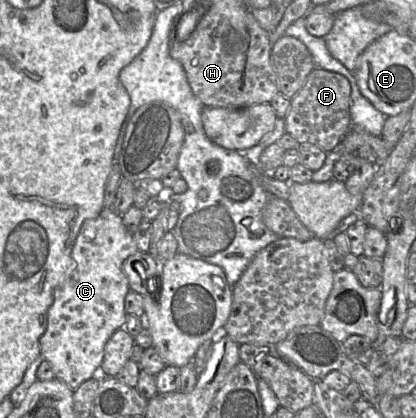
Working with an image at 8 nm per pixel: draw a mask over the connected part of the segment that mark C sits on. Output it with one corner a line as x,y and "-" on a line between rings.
103,208
100,215
95,219
86,220
77,235
73,249
72,249
72,271
69,277
66,279
62,286
57,287
54,294
54,301
48,310
48,325
46,331
40,338
40,350
41,355
48,361
52,367
55,374
55,378
64,382
71,389
78,388
83,382
97,376
100,371
100,365
103,361
104,349
107,341
112,336
112,334
118,329
124,329
123,325
125,323
126,311
124,308
124,301
126,294
130,291
128,279
123,271
123,262
129,256
134,255
138,252
138,247
133,239
133,236
128,232
123,224
122,216
117,214
111,208

